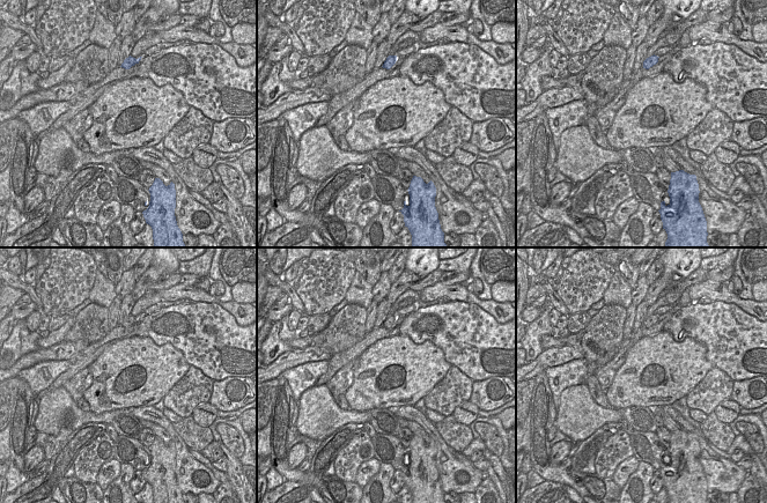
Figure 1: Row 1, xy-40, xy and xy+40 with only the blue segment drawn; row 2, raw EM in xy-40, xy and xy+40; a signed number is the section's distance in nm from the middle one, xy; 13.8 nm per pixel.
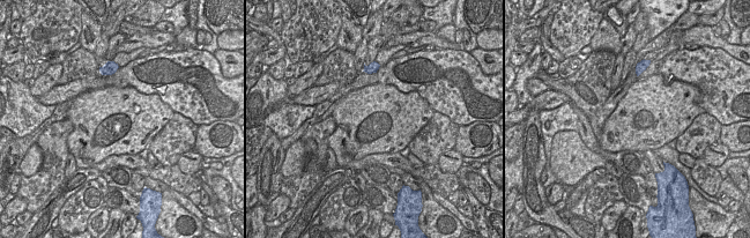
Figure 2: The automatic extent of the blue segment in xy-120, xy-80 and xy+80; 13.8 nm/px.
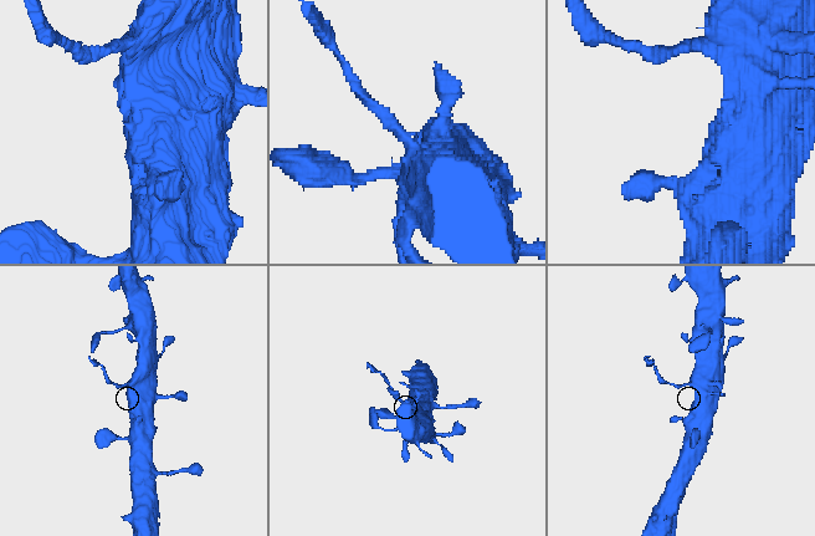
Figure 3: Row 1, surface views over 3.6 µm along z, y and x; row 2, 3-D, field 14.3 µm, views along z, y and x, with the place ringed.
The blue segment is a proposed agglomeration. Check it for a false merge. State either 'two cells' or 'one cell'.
two cells

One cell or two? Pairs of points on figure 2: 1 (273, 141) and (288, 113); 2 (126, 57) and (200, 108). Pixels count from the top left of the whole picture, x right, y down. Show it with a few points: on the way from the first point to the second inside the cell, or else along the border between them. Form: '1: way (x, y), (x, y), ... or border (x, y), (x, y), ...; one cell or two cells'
1: border (273, 132), (280, 140); two cells
2: border (138, 57), (119, 66); two cells

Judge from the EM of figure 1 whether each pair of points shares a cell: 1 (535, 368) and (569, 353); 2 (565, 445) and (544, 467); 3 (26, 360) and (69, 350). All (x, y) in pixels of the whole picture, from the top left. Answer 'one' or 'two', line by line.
1: one
2: two
3: one

